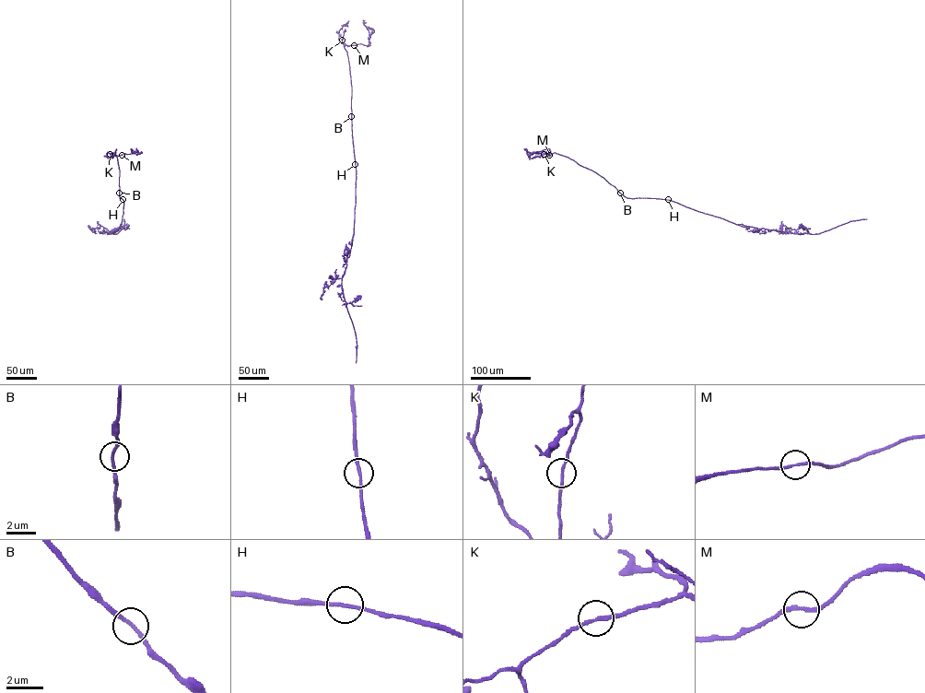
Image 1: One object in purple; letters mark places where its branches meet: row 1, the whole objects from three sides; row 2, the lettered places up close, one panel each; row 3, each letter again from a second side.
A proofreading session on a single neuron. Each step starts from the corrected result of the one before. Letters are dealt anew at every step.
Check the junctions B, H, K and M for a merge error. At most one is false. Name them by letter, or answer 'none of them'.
none of them

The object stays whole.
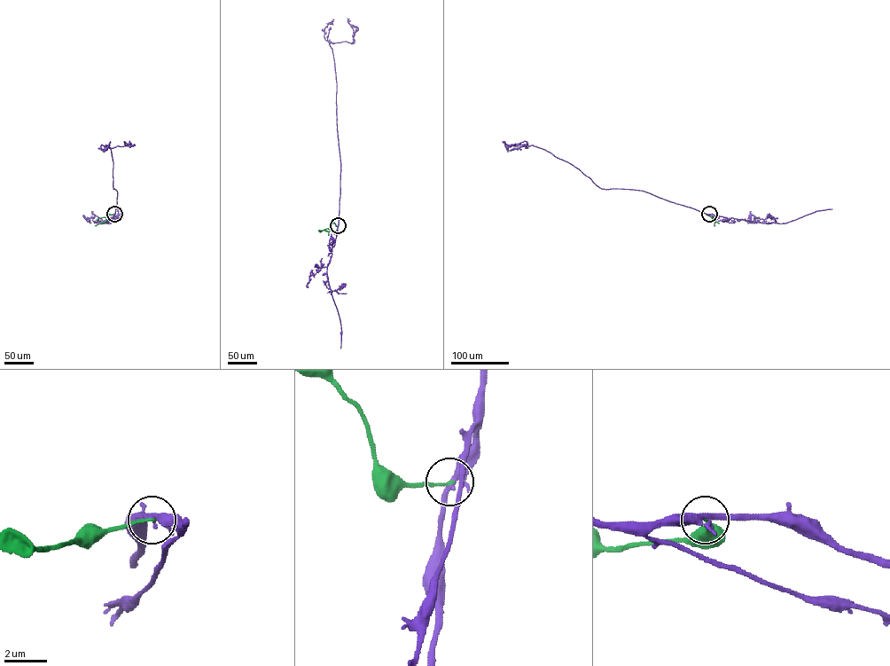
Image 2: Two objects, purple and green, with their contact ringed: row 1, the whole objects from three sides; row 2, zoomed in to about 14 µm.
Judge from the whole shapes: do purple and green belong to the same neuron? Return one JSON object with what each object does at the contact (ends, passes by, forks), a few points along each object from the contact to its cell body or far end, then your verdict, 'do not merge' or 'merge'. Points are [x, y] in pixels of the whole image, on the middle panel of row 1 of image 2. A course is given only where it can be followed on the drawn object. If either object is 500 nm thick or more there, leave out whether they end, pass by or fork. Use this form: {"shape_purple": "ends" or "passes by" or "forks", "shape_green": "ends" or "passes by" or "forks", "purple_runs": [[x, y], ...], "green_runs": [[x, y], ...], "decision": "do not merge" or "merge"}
{"shape_purple": "forks", "shape_green": "ends", "purple_runs": [[338, 225], [340, 161], [336, 83], [330, 45], [331, 43], [343, 41], [353, 43], [353, 30], [347, 19]], "green_runs": [[338, 225], [333, 223], [328, 231], [318, 231]], "decision": "do not merge"}

